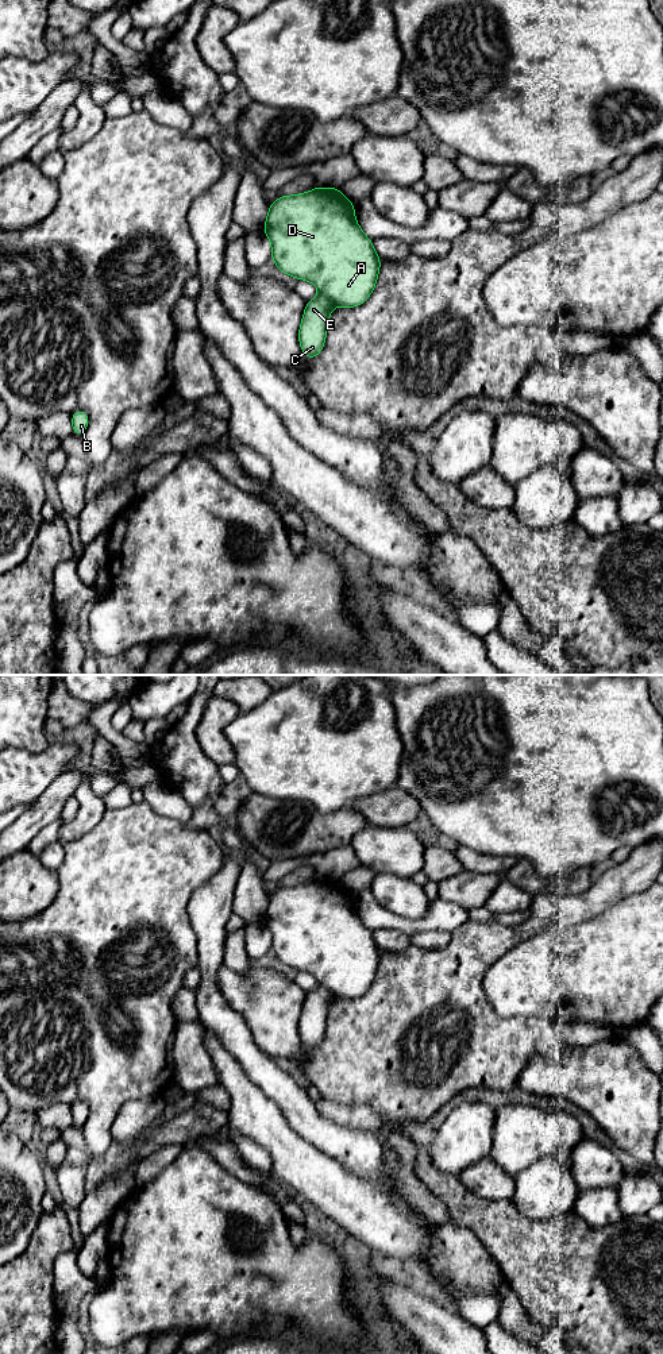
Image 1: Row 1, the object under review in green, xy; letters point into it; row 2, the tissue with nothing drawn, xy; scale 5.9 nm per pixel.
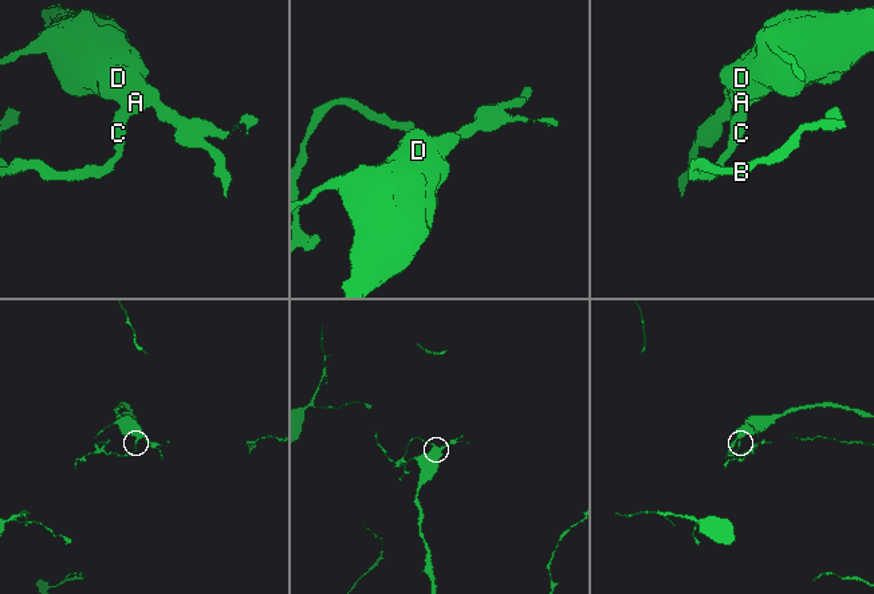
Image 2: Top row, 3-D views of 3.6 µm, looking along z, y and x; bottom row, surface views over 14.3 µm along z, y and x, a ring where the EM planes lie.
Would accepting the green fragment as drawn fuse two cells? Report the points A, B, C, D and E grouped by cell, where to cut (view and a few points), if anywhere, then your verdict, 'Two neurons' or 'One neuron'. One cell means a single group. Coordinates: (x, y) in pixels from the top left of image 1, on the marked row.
Groups: A D / B C E. Split along xy (320, 294), (334, 305). Two neurons

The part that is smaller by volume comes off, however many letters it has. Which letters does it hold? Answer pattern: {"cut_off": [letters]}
{"cut_off": ["B", "C", "E"]}

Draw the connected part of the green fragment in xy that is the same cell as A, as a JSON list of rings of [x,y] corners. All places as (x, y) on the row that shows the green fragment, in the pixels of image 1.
[[[336,188],[281,196],[269,205],[263,232],[271,242],[271,259],[285,274],[312,282],[334,305],[354,308],[373,293],[381,258],[355,220],[354,202]]]

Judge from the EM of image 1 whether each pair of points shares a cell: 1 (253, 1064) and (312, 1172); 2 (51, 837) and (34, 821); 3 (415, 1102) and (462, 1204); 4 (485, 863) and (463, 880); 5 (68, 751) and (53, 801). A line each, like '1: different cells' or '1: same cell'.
1: different cells
2: different cells
3: different cells
4: different cells
5: different cells

